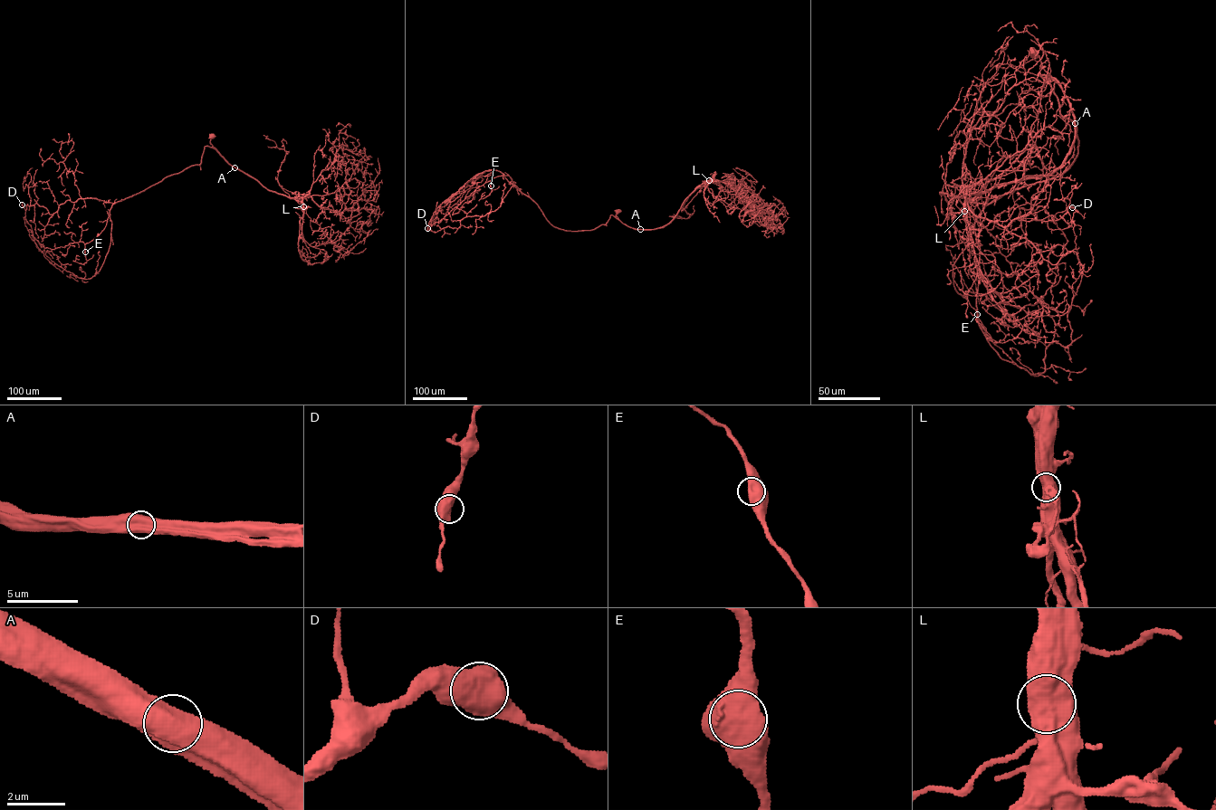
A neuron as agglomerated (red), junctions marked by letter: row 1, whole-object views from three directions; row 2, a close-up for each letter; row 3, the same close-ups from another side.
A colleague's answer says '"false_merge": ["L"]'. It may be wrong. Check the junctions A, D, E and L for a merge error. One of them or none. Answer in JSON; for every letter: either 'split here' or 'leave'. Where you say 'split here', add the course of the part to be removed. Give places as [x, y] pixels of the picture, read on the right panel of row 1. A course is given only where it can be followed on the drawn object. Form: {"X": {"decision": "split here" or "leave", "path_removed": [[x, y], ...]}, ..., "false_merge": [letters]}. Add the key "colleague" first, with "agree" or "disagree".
{"colleague": "agree", "A": {"decision": "leave"}, "D": {"decision": "leave"}, "E": {"decision": "leave"}, "L": {"decision": "split here", "path_removed": [[964, 211], [965, 191], [978, 192], [1005, 171], [1026, 148], [1038, 112], [1041, 89], [1050, 80], [1045, 51]]}, "false_merge": ["L"]}

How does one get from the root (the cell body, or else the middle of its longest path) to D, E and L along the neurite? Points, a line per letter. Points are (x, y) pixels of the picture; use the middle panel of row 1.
D: (617, 212), (622, 222), (611, 215), (591, 230), (559, 229), (502, 173), (489, 169), (442, 204), (427, 228)
E: (617, 212), (622, 222), (611, 215), (591, 230), (565, 231), (552, 225), (509, 176), (493, 178), (491, 185)
L: (617, 212), (617, 218), (630, 227), (663, 227), (675, 215), (684, 202), (709, 180)

